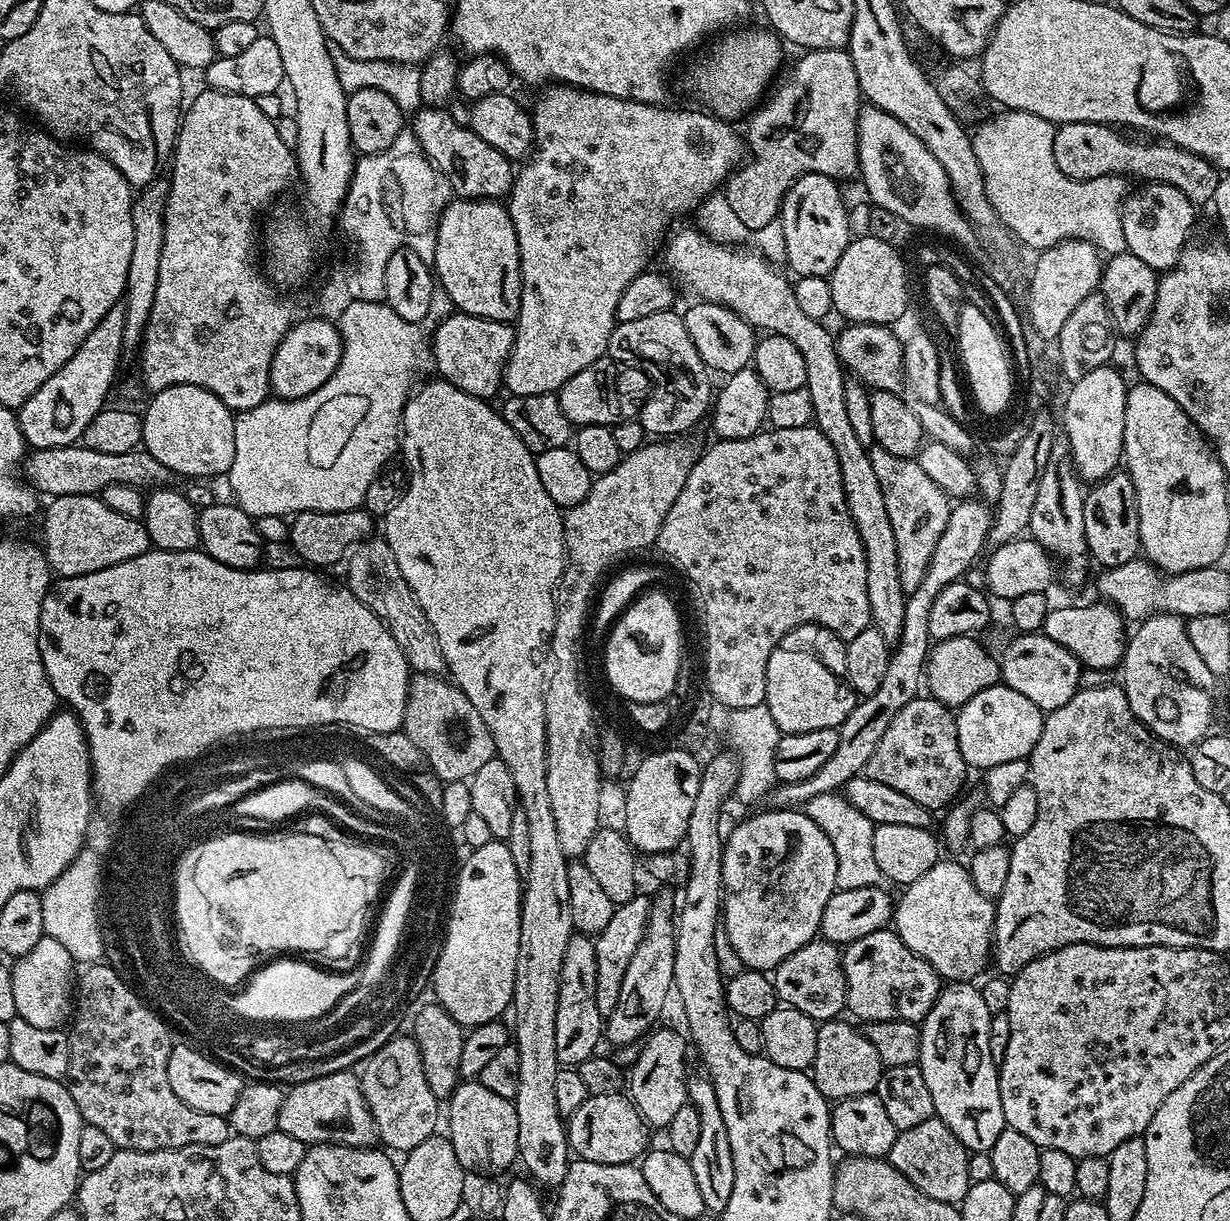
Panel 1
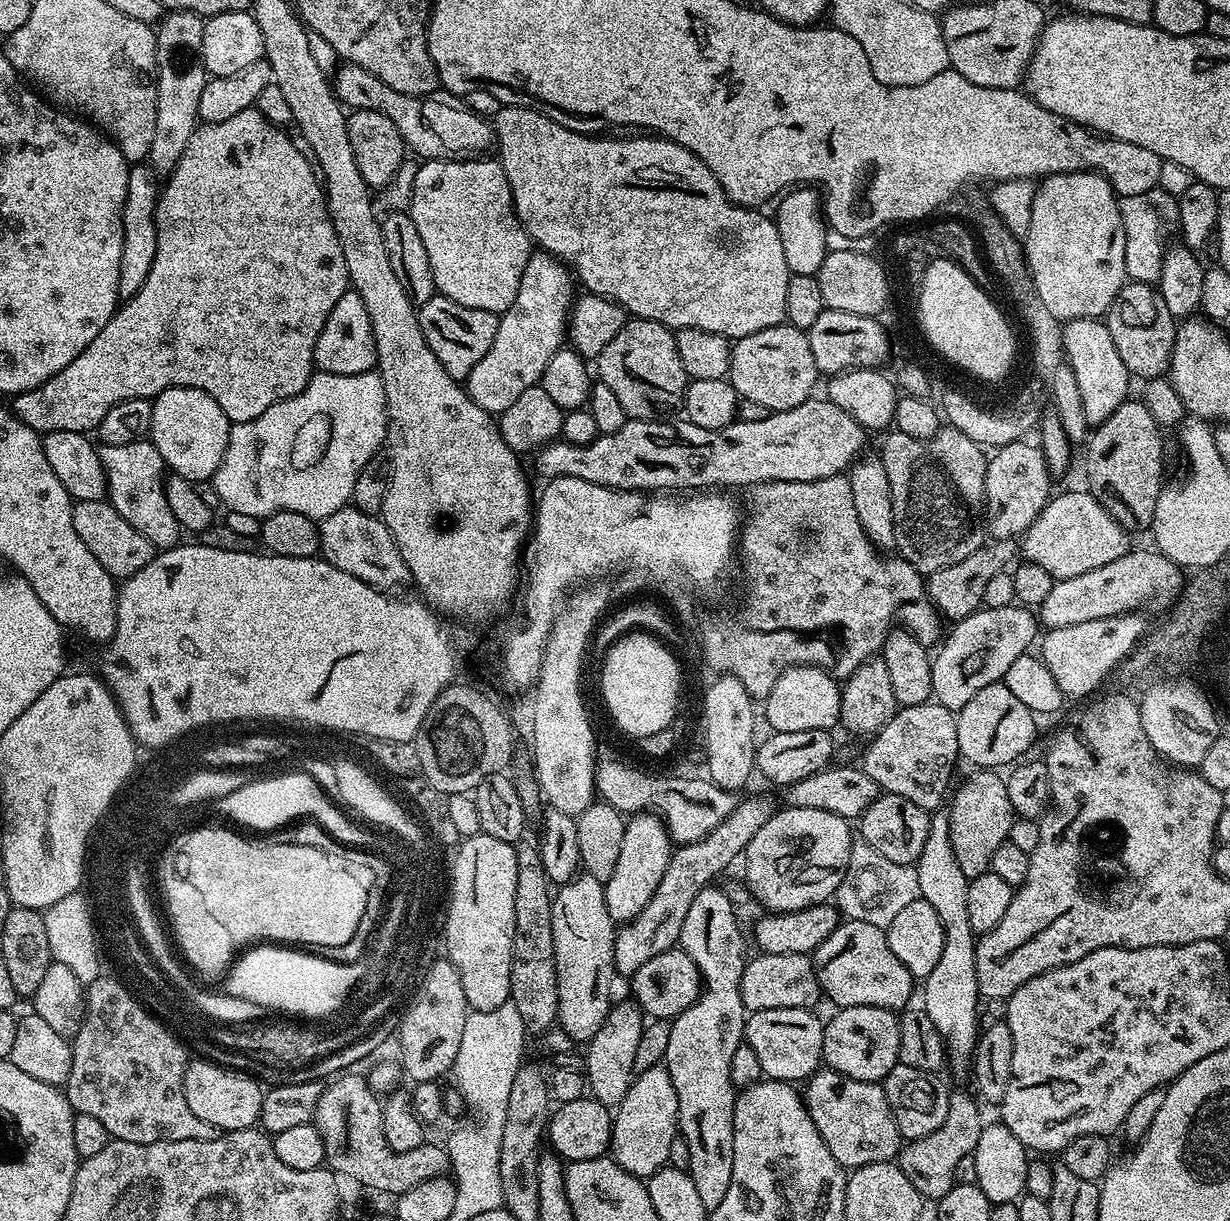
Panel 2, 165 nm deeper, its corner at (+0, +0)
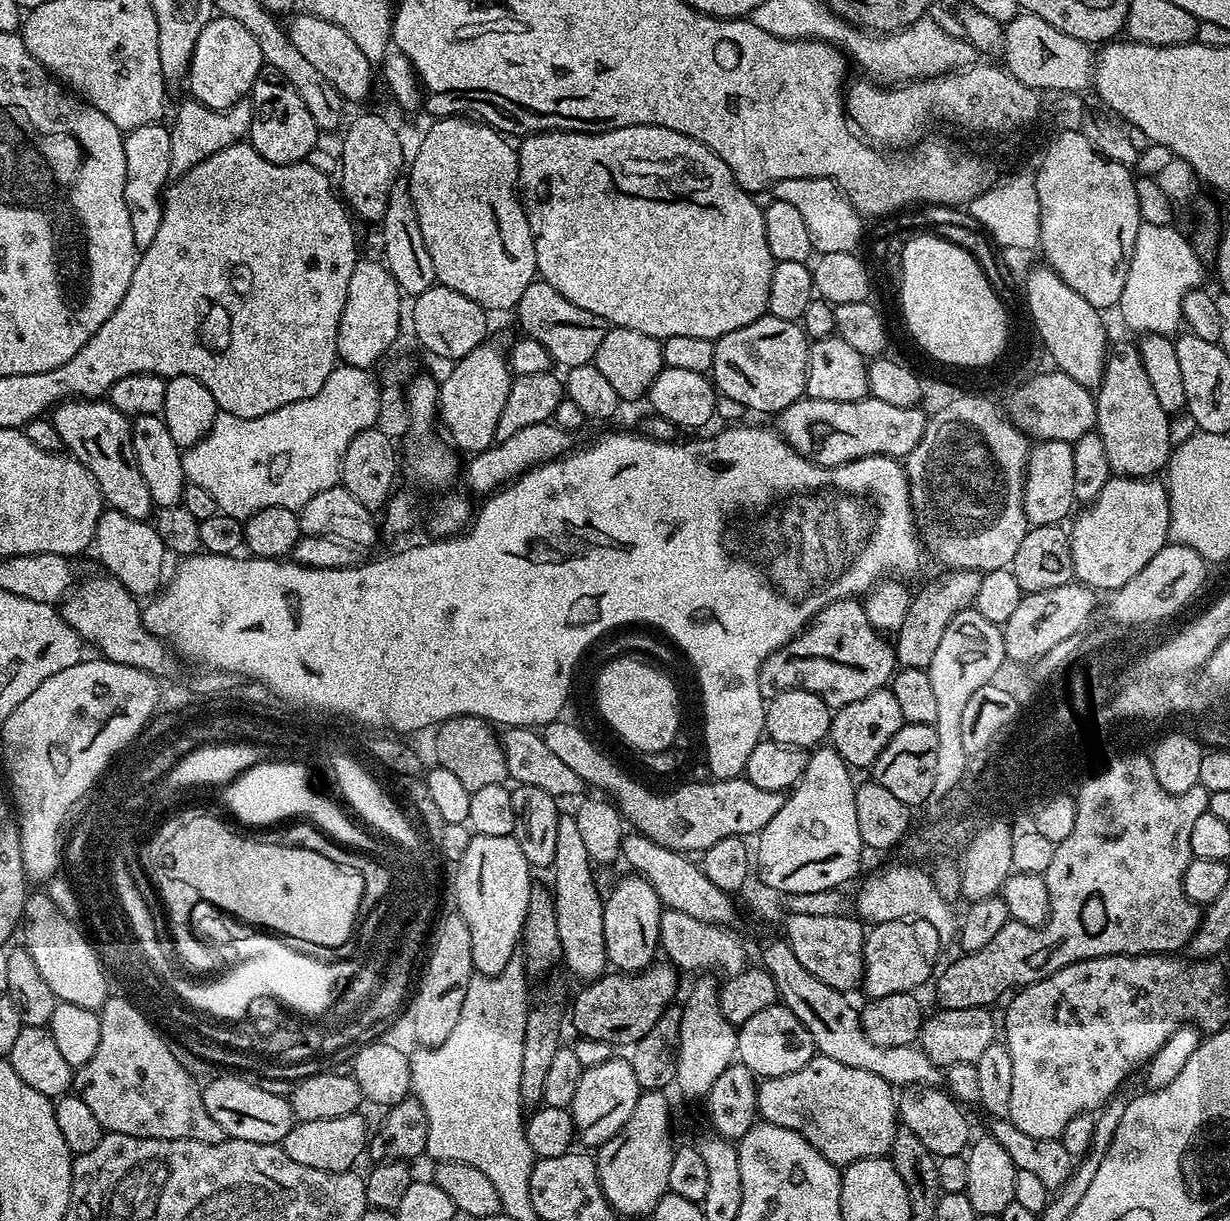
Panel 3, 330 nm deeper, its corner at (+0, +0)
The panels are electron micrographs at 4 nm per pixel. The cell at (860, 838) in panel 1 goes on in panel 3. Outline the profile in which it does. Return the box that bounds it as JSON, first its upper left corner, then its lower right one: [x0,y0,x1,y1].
[855,862,958,941]

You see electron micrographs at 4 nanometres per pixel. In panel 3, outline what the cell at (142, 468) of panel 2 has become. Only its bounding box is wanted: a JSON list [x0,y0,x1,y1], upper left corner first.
[50,398,154,520]

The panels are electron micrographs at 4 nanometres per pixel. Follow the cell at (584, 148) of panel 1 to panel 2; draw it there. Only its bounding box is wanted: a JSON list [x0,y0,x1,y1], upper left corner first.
[466,250,574,414]

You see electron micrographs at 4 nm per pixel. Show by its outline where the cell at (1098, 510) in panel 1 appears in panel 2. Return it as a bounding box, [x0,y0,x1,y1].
[1086,398,1166,534]

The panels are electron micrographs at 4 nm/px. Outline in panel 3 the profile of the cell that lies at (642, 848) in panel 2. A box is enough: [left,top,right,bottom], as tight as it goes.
[602,874,662,974]

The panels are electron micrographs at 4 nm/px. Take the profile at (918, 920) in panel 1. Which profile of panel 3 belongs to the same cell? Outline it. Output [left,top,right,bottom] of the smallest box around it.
[862,920,942,1000]

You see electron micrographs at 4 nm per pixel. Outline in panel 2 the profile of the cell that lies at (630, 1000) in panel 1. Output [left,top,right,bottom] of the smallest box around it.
[584,1000,646,1106]

